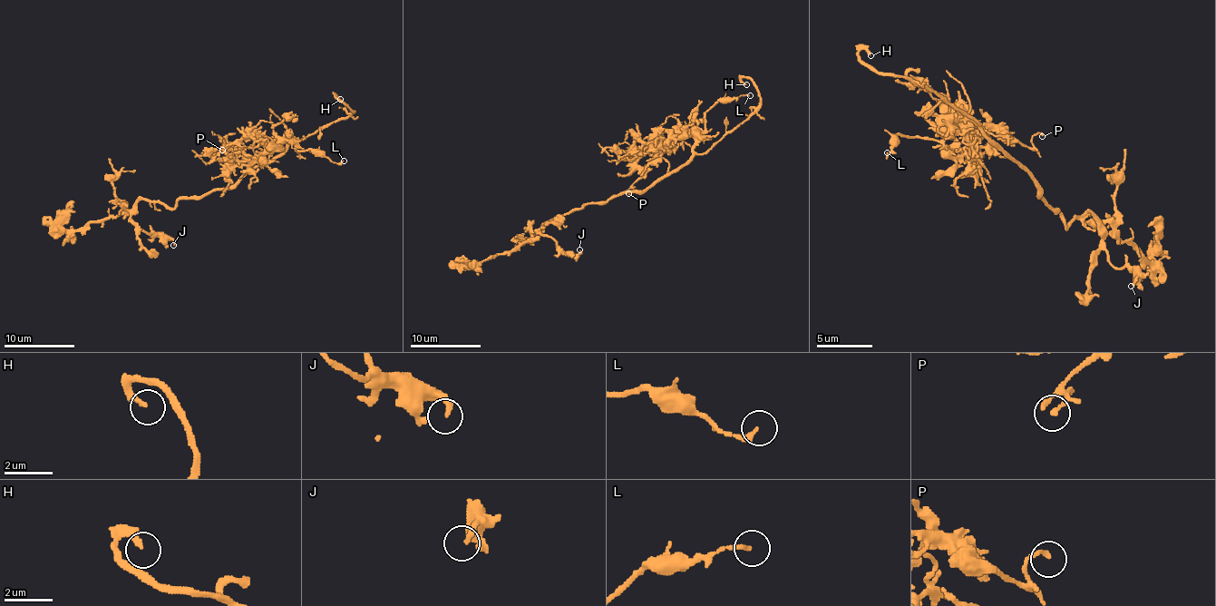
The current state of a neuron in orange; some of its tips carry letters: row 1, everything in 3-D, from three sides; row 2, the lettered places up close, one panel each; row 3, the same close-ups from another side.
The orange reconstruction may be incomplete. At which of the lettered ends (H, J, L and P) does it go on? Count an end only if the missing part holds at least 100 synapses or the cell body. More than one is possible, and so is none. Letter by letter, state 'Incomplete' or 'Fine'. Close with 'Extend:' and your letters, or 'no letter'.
H: Incomplete
J: Fine
L: Fine
P: Fine
Extend: H

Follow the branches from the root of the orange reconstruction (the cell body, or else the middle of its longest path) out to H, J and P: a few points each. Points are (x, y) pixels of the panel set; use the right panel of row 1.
H: (1039, 194), (1039, 186), (965, 111), (907, 78), (873, 73), (860, 53), (865, 50), (870, 55)
J: (1039, 194), (1067, 227), (1089, 213), (1097, 221), (1106, 258), (1114, 266), (1131, 266), (1136, 271), (1131, 286)
P: (1039, 194), (973, 122), (951, 119), (957, 128), (959, 116), (1006, 131), (1028, 147), (1042, 136)

